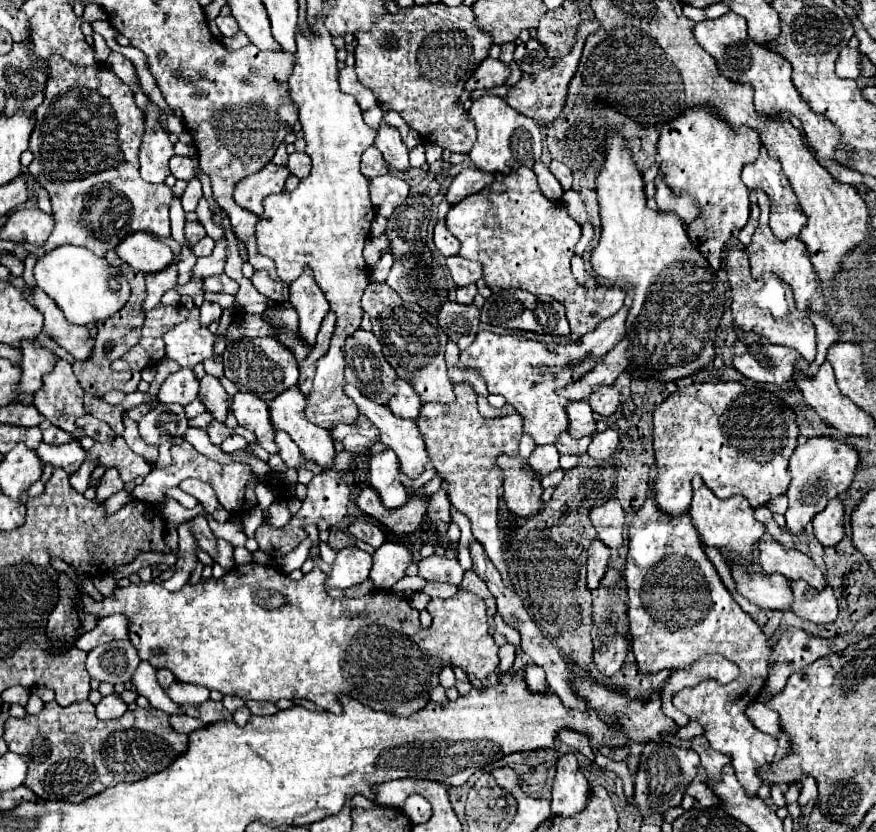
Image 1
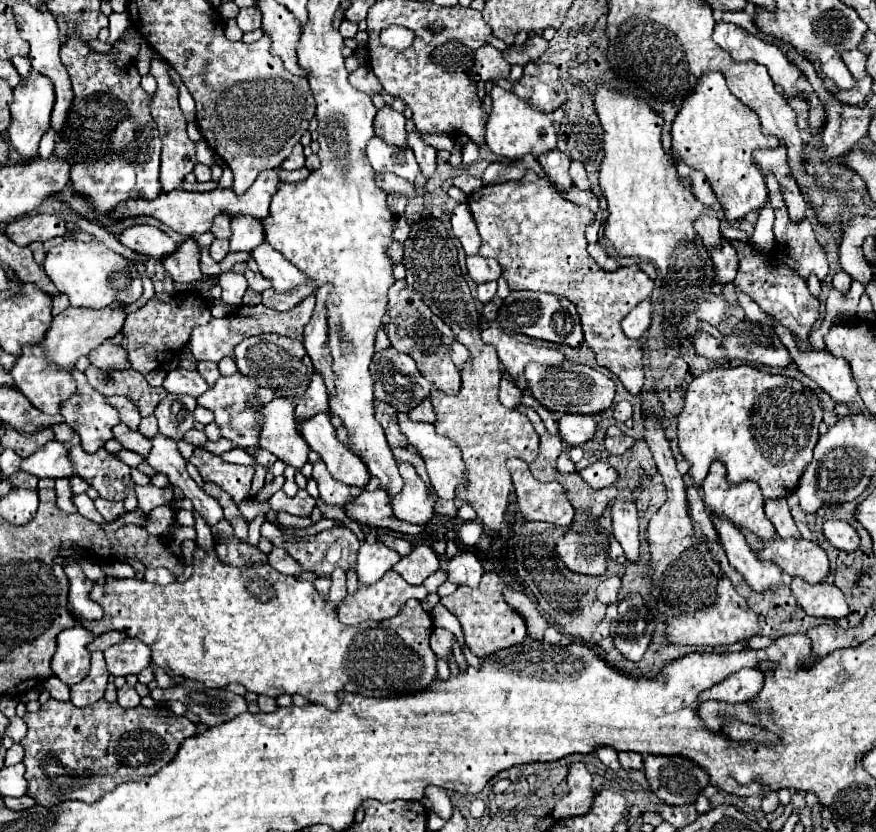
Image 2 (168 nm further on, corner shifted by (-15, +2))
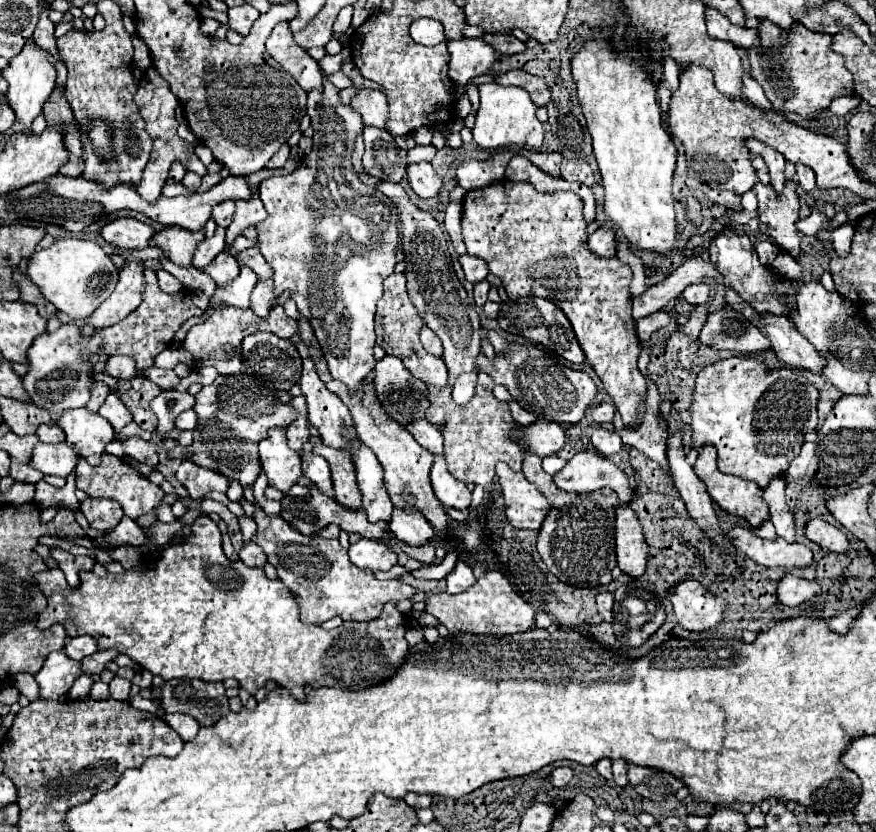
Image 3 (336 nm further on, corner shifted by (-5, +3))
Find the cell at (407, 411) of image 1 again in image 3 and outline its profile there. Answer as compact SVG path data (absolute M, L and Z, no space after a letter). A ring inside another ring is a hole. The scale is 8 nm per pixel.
M426 418L424 420L414 420L414 424L406 424L408 432L416 438L418 444L428 448L434 454L442 454L442 434L430 424Z

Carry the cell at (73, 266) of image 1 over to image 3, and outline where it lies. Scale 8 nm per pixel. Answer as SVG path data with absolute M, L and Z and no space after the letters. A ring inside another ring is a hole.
M62 238L50 248L36 250L28 260L28 276L42 290L44 298L70 318L90 316L112 292L118 282L118 268L110 256L92 240Z

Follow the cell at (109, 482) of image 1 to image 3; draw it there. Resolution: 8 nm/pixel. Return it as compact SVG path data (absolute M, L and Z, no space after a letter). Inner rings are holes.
M86 498L82 502L82 514L90 522L90 528L96 530L112 530L124 516L116 500L96 500L96 498Z

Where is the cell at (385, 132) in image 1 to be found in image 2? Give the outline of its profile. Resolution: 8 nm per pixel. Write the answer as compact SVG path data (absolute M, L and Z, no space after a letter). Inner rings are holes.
M386 103L382 109L378 109L374 117L374 131L386 143L400 147L406 145L406 135L408 135L404 123L406 123L404 115Z

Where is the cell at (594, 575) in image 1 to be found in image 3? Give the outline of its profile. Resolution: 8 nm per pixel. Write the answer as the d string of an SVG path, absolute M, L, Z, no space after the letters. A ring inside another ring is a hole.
M598 592L598 594L596 594L598 614L600 614L606 622L612 622L612 602L614 602L614 594L612 594L612 592Z

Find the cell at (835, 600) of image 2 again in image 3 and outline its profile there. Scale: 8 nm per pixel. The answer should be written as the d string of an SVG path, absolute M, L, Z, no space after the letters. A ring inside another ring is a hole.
M786 574L778 584L778 600L786 606L800 606L820 594L822 590L816 580L804 580L794 574Z

